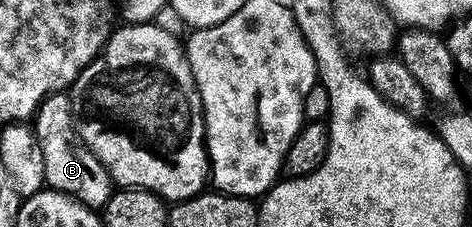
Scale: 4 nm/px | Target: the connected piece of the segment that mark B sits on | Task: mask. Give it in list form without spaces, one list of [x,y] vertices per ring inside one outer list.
[[[66,94],[51,96],[43,103],[42,110],[33,121],[35,135],[41,141],[42,152],[45,153],[47,187],[58,195],[67,195],[84,203],[86,207],[106,209],[112,203],[117,184],[84,141],[76,104],[74,107],[67,98]]]

